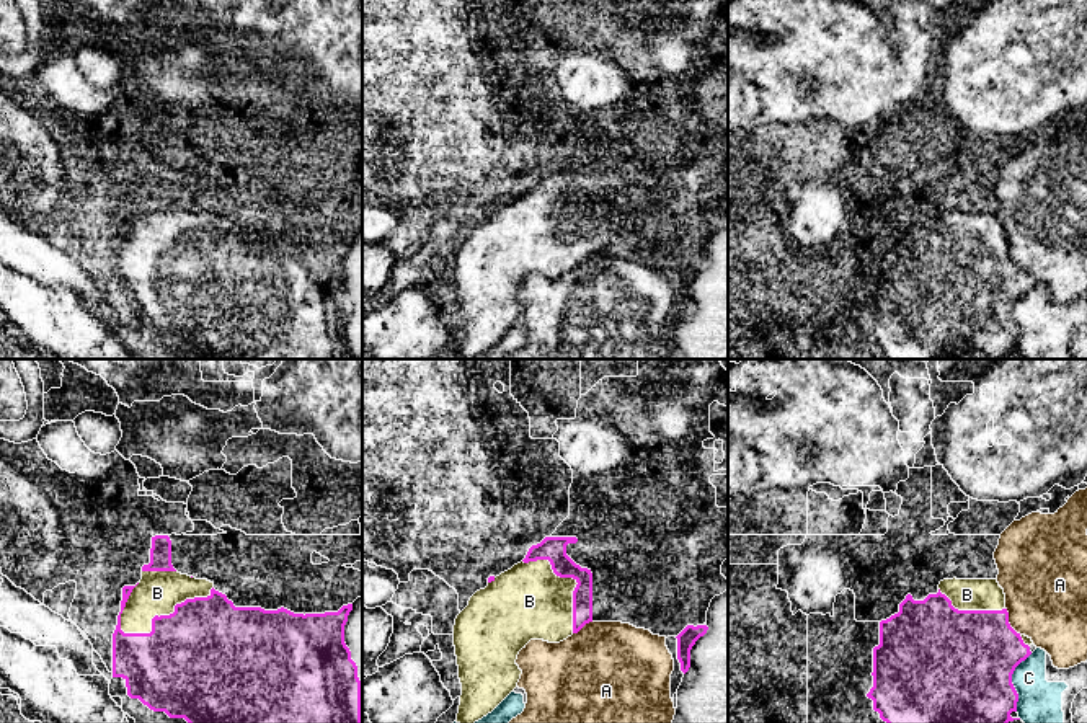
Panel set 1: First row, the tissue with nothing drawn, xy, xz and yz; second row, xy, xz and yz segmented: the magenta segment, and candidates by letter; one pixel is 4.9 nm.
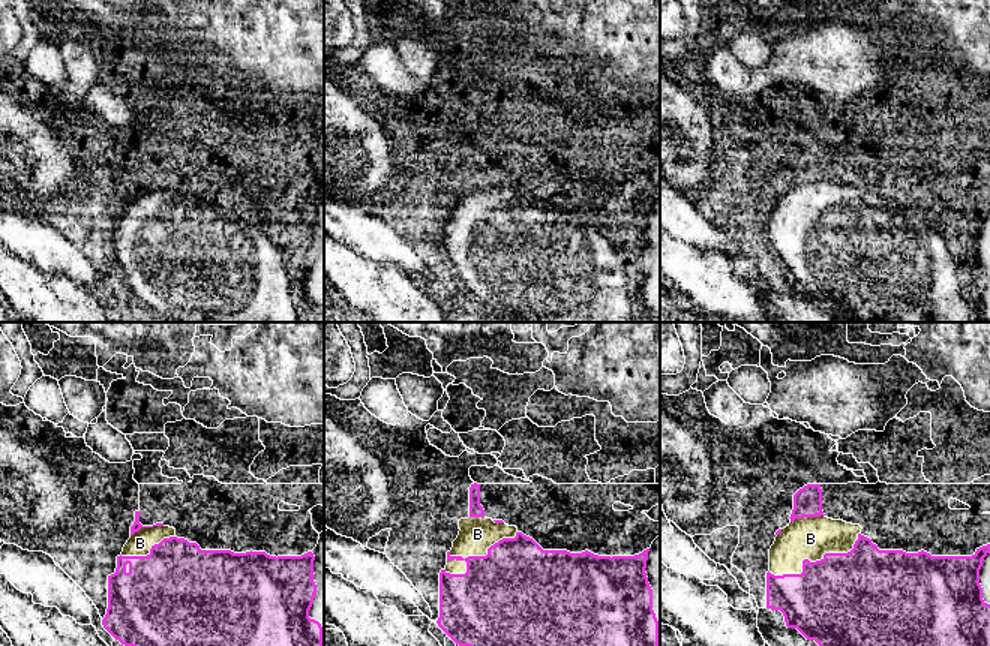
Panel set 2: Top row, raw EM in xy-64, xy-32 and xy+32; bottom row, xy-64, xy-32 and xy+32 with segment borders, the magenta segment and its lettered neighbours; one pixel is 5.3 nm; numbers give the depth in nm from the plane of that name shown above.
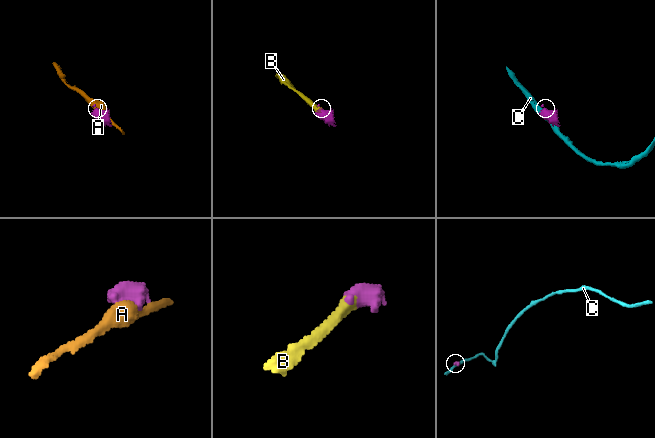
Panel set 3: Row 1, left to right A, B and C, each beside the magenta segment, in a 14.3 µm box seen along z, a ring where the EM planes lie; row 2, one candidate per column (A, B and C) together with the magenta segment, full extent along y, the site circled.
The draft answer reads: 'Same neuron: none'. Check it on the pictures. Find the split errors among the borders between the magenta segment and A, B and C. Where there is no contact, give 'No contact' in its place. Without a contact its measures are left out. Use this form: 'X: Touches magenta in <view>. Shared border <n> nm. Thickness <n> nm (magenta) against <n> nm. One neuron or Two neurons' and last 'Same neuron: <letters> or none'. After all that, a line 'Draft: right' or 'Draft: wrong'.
A: Touches magenta in yz. Shared border 150 nm. Thickness 460 nm (magenta) against 400 nm. Two neurons
B: Touches magenta in xy. Shared border 500 nm. Thickness 480 nm (magenta) against 200 nm. One neuron
C: Touches magenta in yz. Shared border 300 nm. Thickness 500 nm (magenta) against 220 nm. Two neurons
Same neuron: B
Draft: wrong

